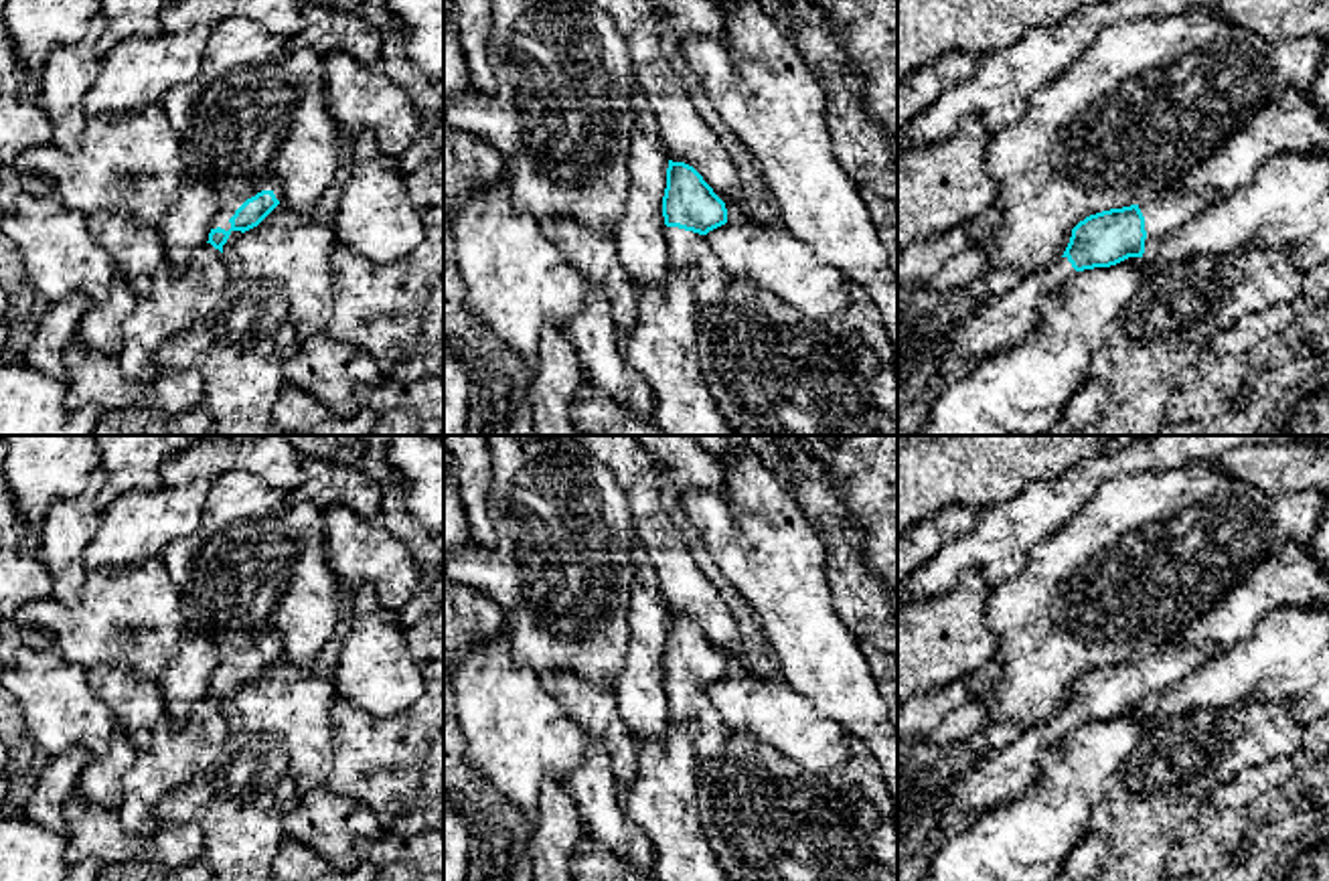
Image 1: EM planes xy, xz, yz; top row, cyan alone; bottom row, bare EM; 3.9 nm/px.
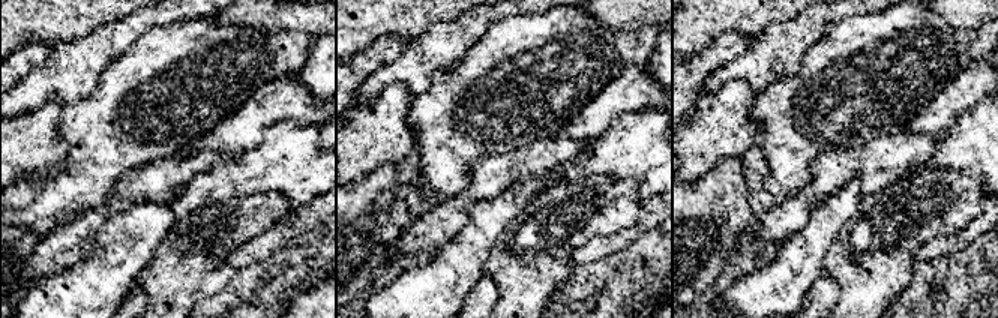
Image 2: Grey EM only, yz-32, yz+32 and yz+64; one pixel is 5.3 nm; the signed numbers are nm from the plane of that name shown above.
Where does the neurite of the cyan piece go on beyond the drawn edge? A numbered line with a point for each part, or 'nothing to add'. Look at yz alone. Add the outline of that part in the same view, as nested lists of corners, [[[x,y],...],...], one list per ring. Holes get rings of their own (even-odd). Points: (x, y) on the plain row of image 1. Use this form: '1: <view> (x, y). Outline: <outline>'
1: yz (1171, 663). Outline: [[[1169,640],[1137,658],[1145,670],[1147,685],[1143,711],[1153,713],[1169,689],[1218,656],[1214,646],[1191,646],[1179,640]]]
2: yz (1003, 774). Outline: [[[1060,711],[983,755],[970,772],[956,778],[946,798],[946,814],[983,814],[1021,796],[1037,778],[1041,759],[1058,751],[1074,727],[1068,711]]]

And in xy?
1: xy (227, 663). Outline: [[[267,632],[263,634],[261,638],[257,638],[253,644],[245,646],[245,648],[239,648],[239,650],[233,650],[229,654],[223,654],[221,656],[221,662],[217,664],[213,676],[211,676],[211,683],[225,683],[229,685],[231,683],[231,676],[229,672],[235,668],[235,664],[251,650],[255,650],[257,646],[261,644],[271,644],[276,648],[278,654],[284,652],[284,642],[282,642],[282,636],[276,634],[276,632]]]

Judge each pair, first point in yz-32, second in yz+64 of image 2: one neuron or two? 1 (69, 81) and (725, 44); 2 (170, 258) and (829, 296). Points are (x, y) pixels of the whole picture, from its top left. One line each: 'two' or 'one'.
1: two
2: two

